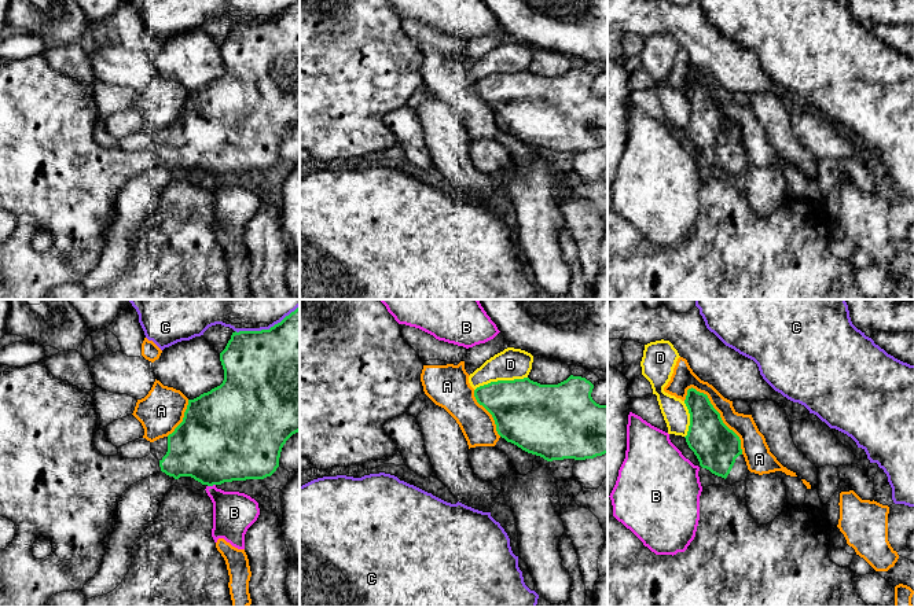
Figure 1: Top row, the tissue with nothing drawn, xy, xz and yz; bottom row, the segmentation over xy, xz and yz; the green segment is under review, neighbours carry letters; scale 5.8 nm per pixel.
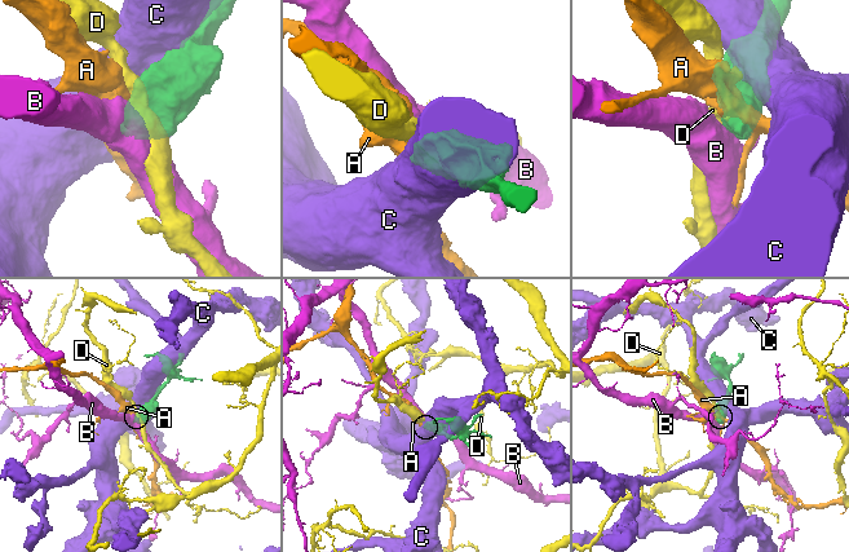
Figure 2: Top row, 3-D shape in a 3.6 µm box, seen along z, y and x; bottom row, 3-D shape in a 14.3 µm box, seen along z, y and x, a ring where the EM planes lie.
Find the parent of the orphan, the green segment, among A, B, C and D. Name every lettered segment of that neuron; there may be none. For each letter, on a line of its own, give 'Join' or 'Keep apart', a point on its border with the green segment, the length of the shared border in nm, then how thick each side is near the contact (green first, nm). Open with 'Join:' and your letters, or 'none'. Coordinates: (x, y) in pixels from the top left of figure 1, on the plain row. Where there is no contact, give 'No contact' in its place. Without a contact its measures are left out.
Join: none
A: Keep apart. Touches green at yz (719, 109). Shared border 500 nm. Thickness 260 nm (green) against 140 nm
B: Keep apart. Touches green at xy (210, 177). Shared border 50 nm. Thickness 460 nm (green) against 240 nm
C: Keep apart. Touches green at xy (265, 22). Shared border 400 nm. Thickness 500 nm (green) against 140 nm
D: Keep apart. Touches green at xz (500, 73). Shared border 320 nm. Thickness 380 nm (green) against 180 nm

